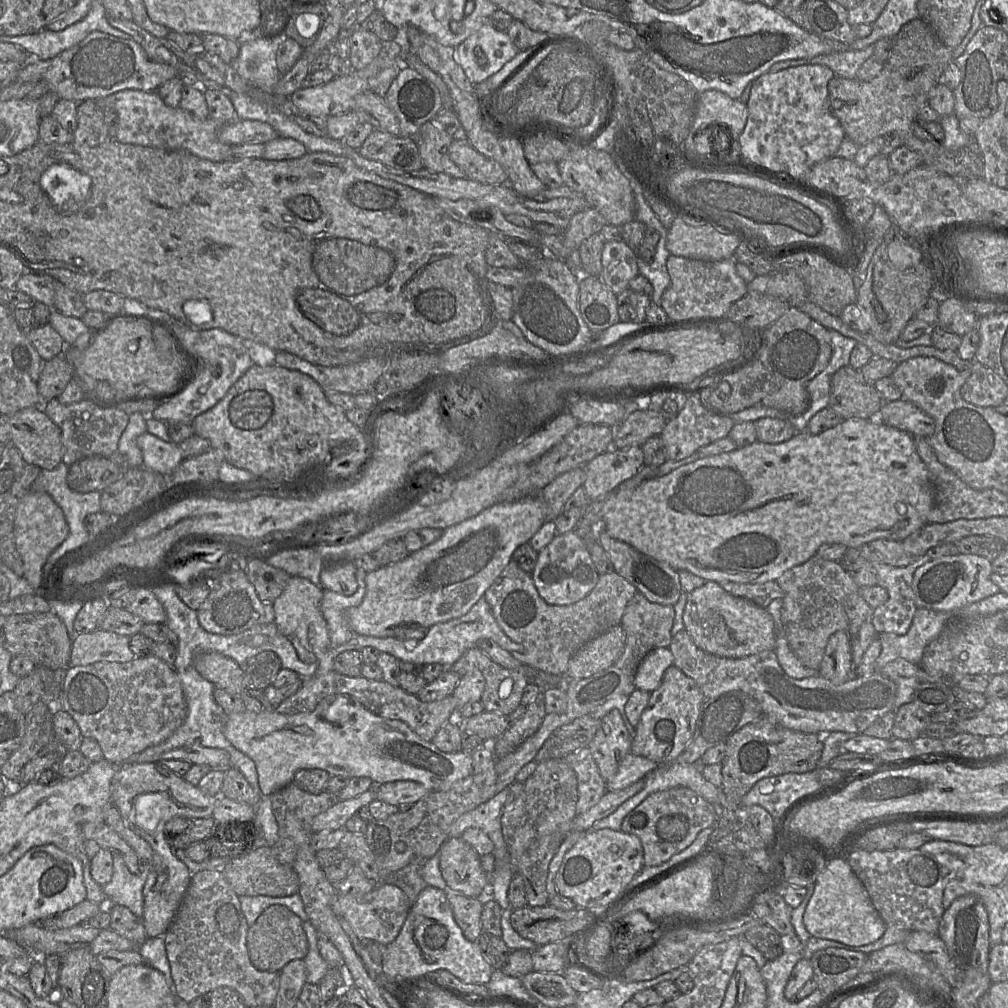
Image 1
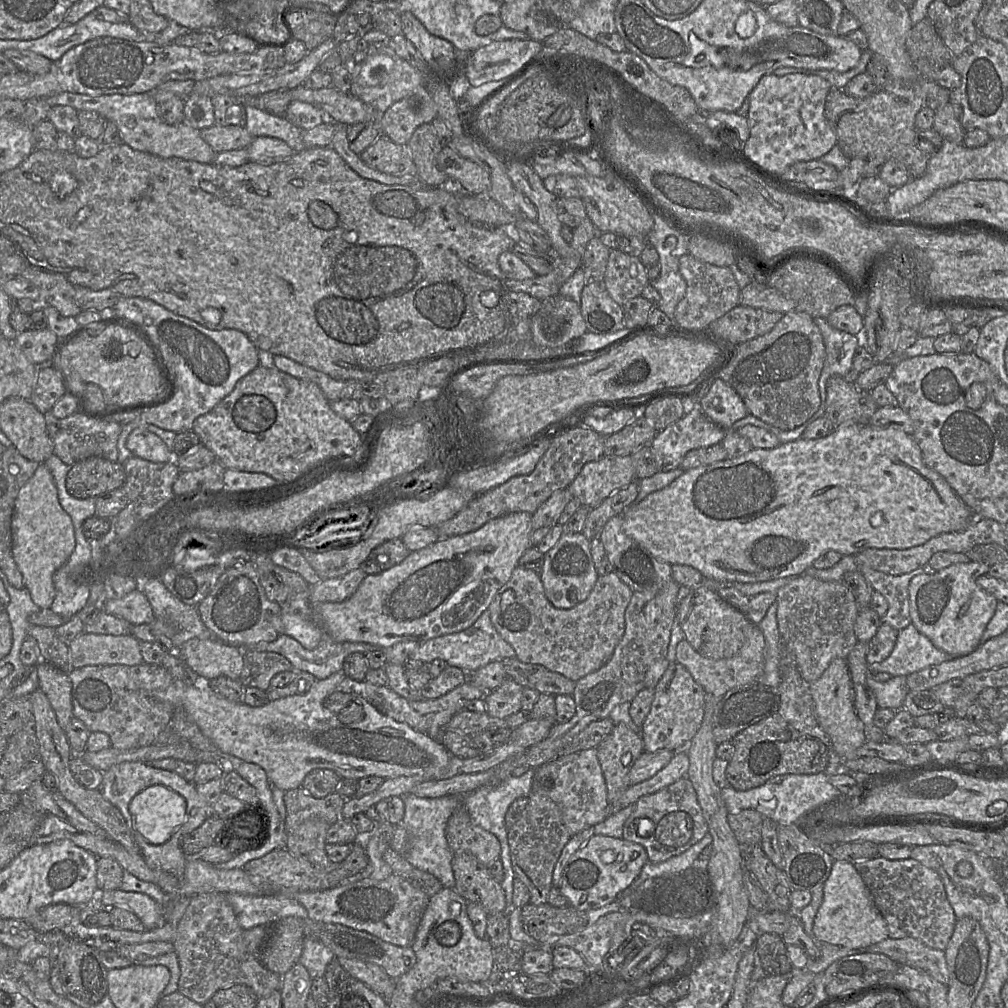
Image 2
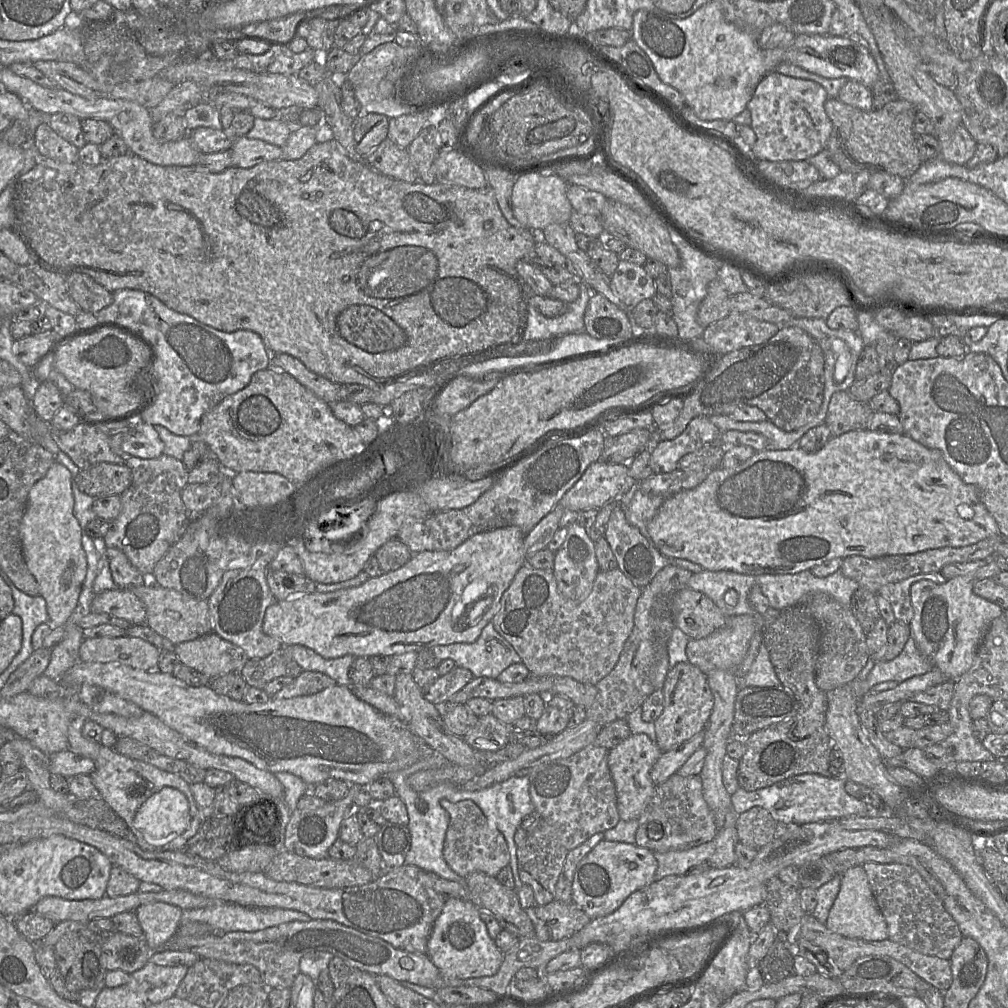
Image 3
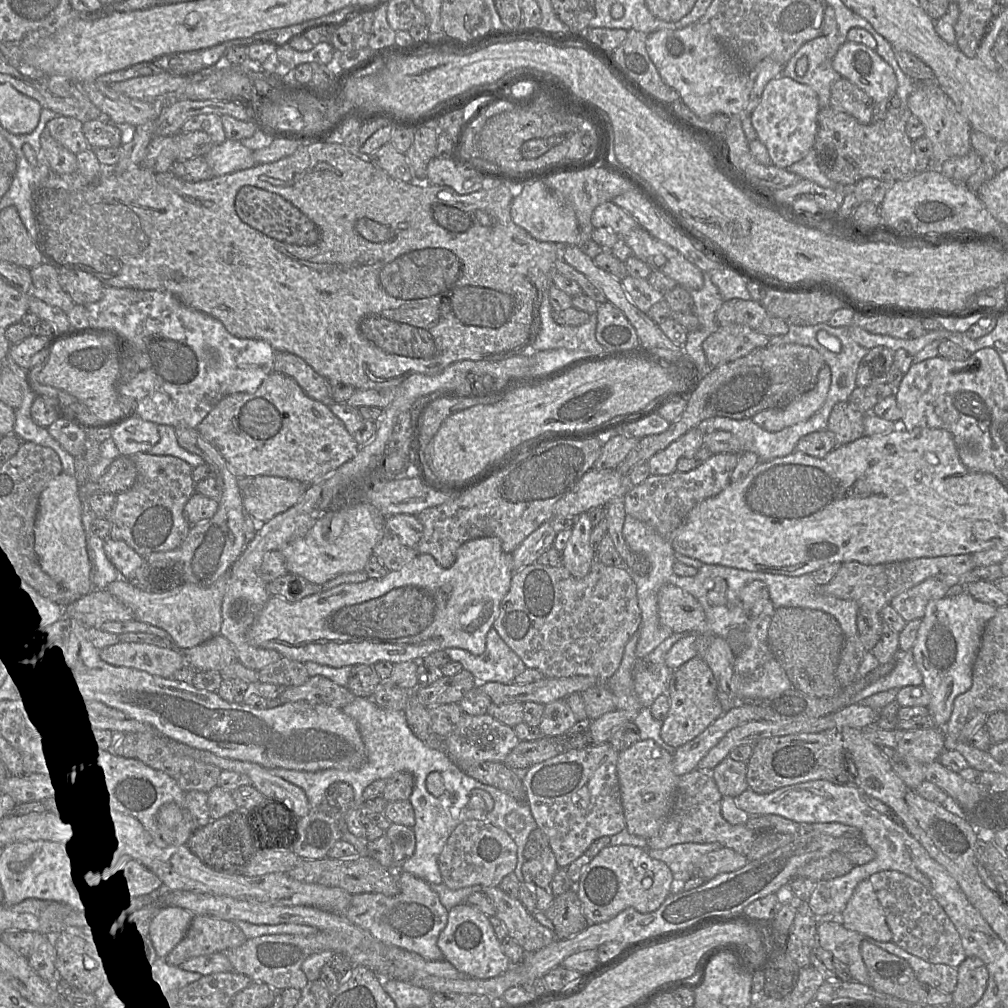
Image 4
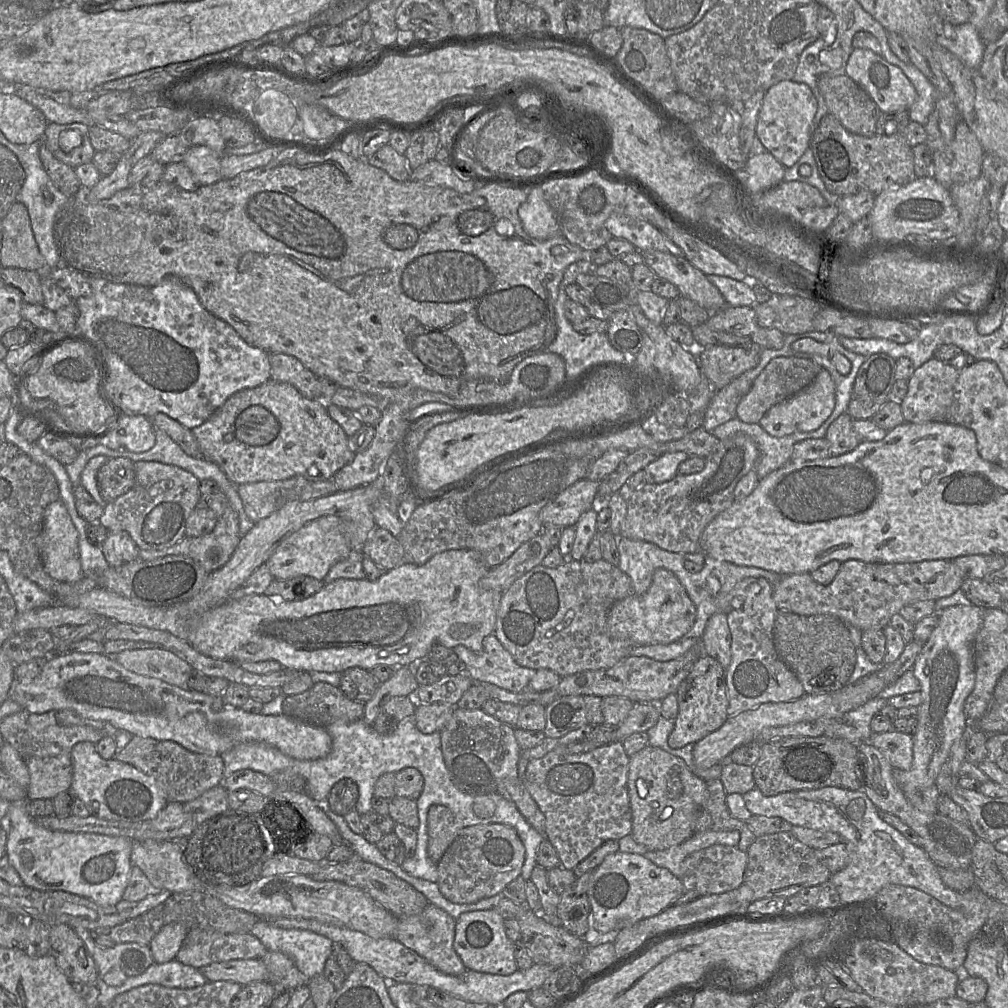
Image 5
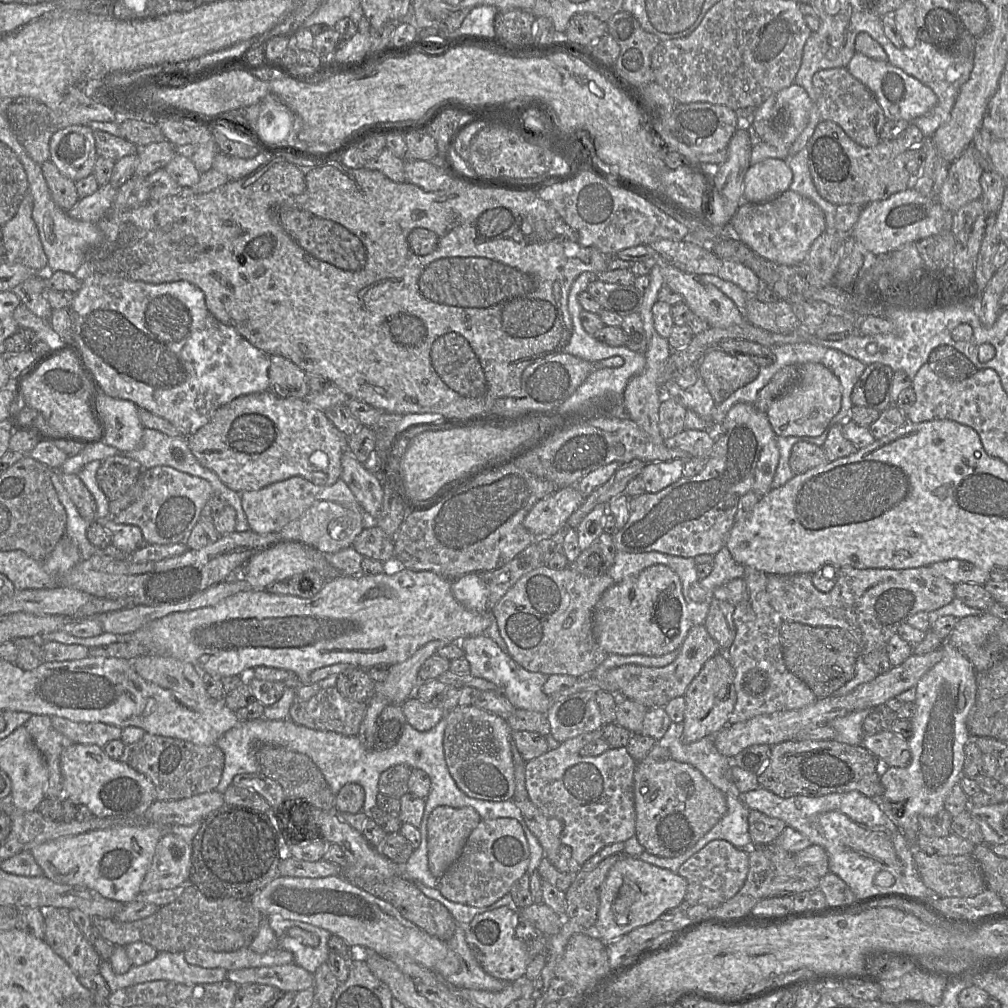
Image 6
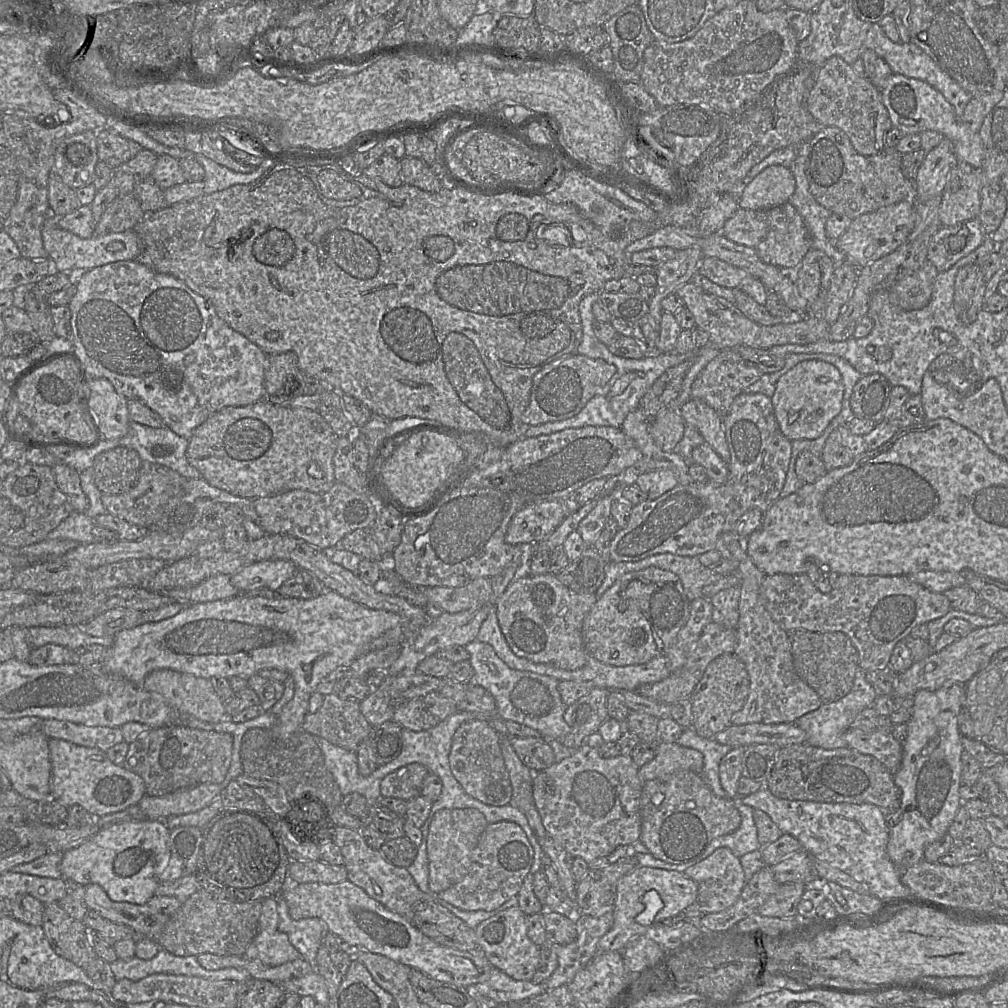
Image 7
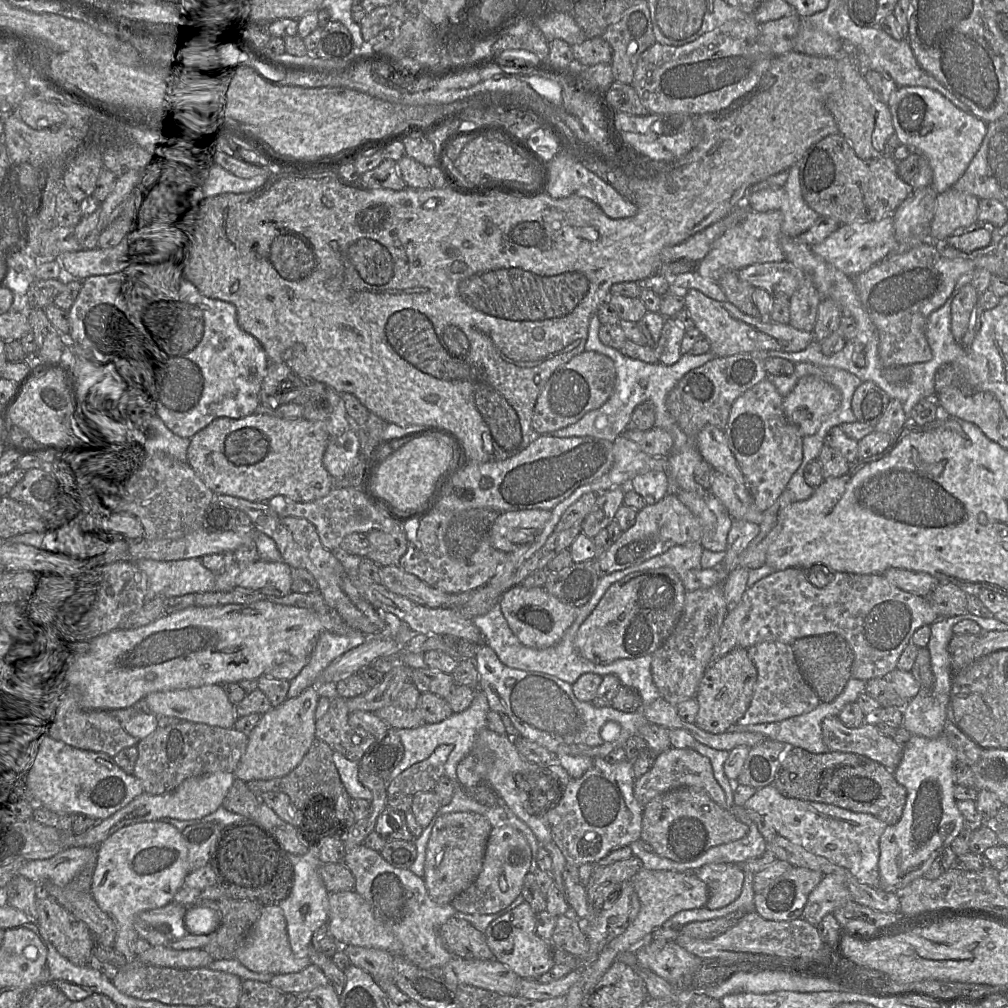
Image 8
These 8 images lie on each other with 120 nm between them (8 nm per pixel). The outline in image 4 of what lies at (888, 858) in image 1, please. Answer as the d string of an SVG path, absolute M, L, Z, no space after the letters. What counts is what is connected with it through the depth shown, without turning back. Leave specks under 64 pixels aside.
M892 870L874 873L868 880L883 908L892 941L896 945L932 964L957 968L966 959L957 929L944 909L920 882Z

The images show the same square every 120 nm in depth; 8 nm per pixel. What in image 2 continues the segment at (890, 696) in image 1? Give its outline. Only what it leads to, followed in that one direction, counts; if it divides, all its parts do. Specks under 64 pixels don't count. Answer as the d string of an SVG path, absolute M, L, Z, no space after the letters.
M752 625L752 635L744 643L740 651L731 658L713 659L700 654L686 640L678 643L676 662L682 664L691 673L694 680L704 689L706 695L722 697L729 690L748 684L759 684L764 672L765 638L759 626Z

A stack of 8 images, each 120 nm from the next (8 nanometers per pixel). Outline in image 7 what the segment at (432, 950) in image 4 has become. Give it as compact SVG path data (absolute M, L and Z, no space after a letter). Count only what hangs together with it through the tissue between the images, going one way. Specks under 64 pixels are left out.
M497 968L492 969L489 980L471 985L467 989L473 998L484 996L499 1004L521 1004L546 991L544 982L535 984L532 981L515 980Z

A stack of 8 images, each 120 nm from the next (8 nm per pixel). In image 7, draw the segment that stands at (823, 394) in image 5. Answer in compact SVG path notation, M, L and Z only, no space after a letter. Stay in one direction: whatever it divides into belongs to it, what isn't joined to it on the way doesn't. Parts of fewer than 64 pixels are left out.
M806 360L798 363L779 378L771 401L781 432L793 441L820 437L832 419L840 413L843 395L843 379L836 367L820 360Z

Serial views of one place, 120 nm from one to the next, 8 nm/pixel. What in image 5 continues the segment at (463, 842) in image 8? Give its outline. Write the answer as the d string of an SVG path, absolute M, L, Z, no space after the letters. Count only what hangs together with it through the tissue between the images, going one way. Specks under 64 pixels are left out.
M432 805L428 811L428 856L439 863L460 831L465 828L444 805Z

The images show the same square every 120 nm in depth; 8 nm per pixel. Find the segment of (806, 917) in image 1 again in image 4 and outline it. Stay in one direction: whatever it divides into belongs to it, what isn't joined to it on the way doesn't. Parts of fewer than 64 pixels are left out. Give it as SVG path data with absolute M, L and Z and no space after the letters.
M868 879L856 886L838 919L848 930L862 933L880 942L892 941L892 933L883 908Z

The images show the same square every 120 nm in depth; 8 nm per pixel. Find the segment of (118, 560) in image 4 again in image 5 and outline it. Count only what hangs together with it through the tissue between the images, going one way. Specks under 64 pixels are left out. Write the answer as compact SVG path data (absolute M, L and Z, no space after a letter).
M110 531L101 549L110 567L119 567L139 558L140 550L126 531Z

